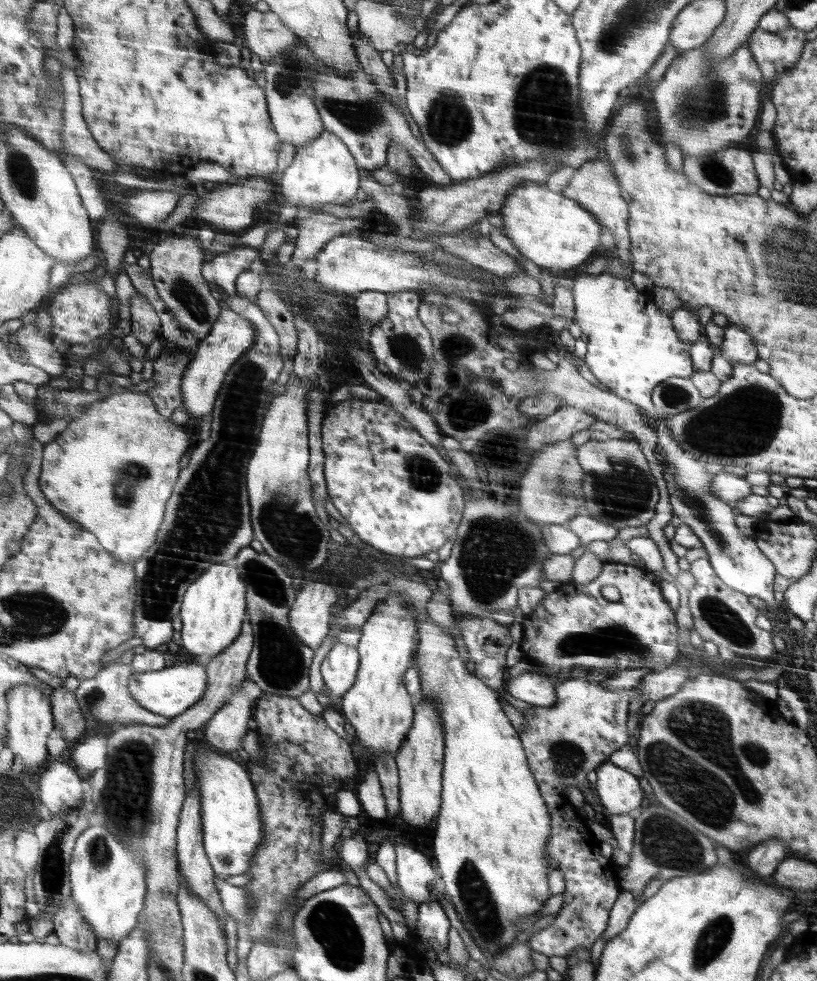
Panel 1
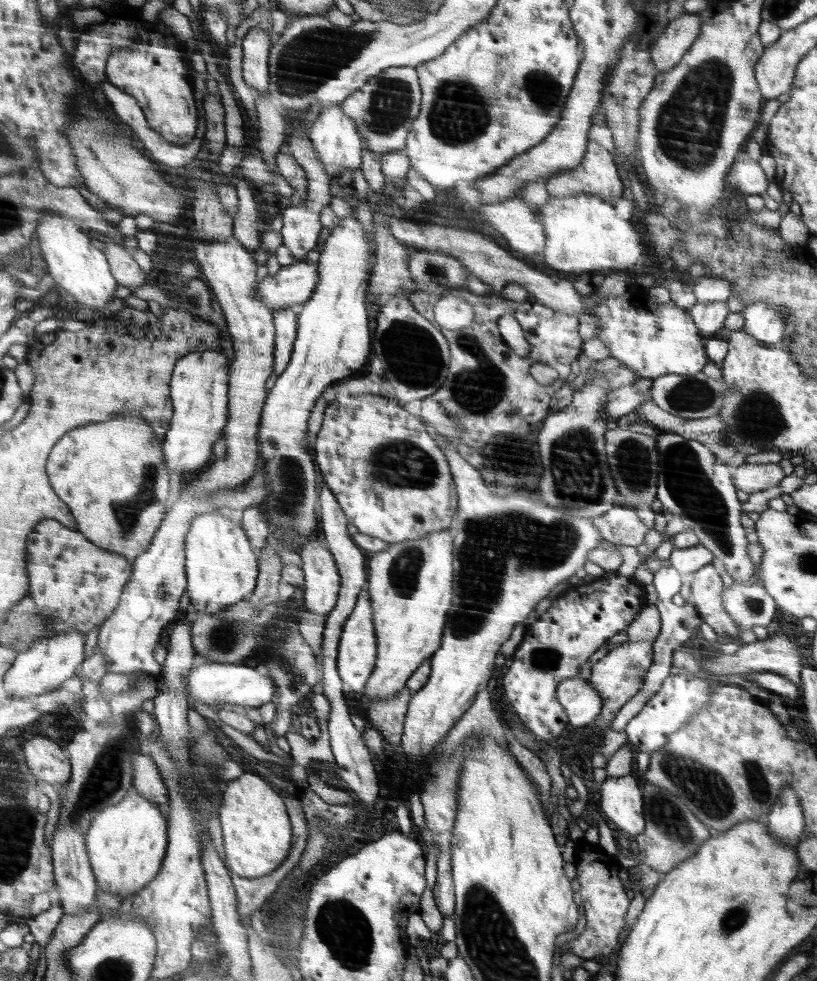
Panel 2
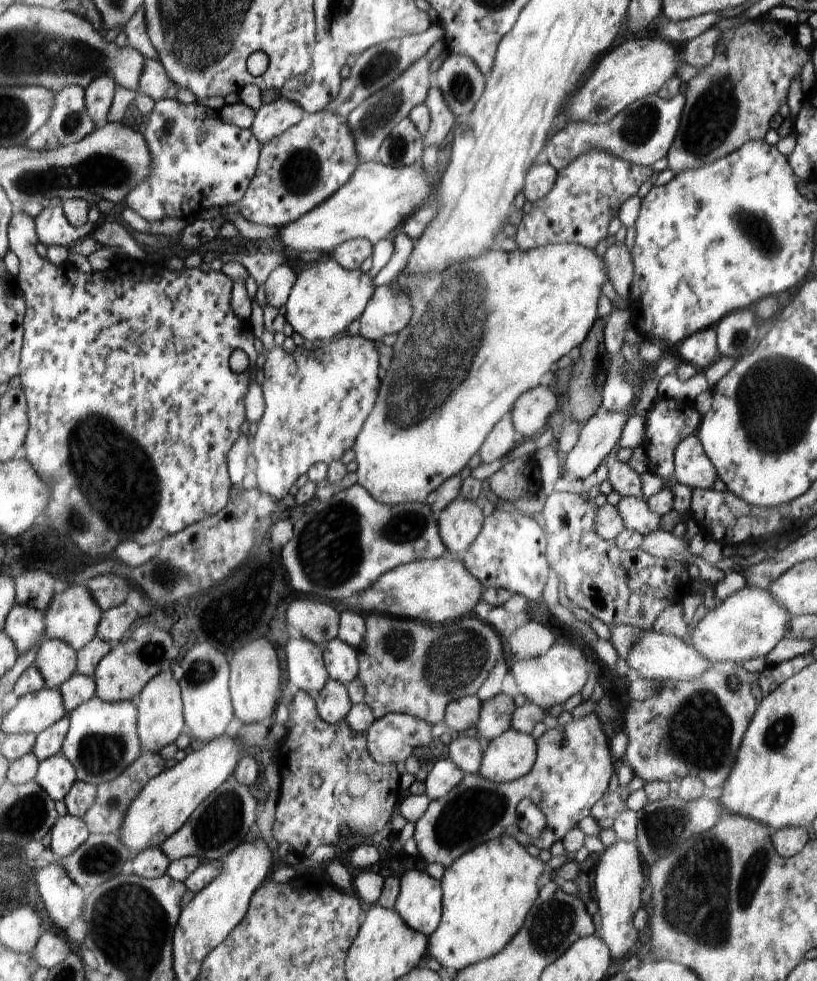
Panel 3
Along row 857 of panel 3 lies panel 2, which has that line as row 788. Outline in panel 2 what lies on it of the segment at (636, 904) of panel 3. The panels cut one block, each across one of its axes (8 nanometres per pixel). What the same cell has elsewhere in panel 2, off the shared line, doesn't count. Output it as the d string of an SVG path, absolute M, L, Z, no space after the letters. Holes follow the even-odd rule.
M631 774L604 780L597 807L618 830L633 838L640 835L645 830L644 806L644 793Z

